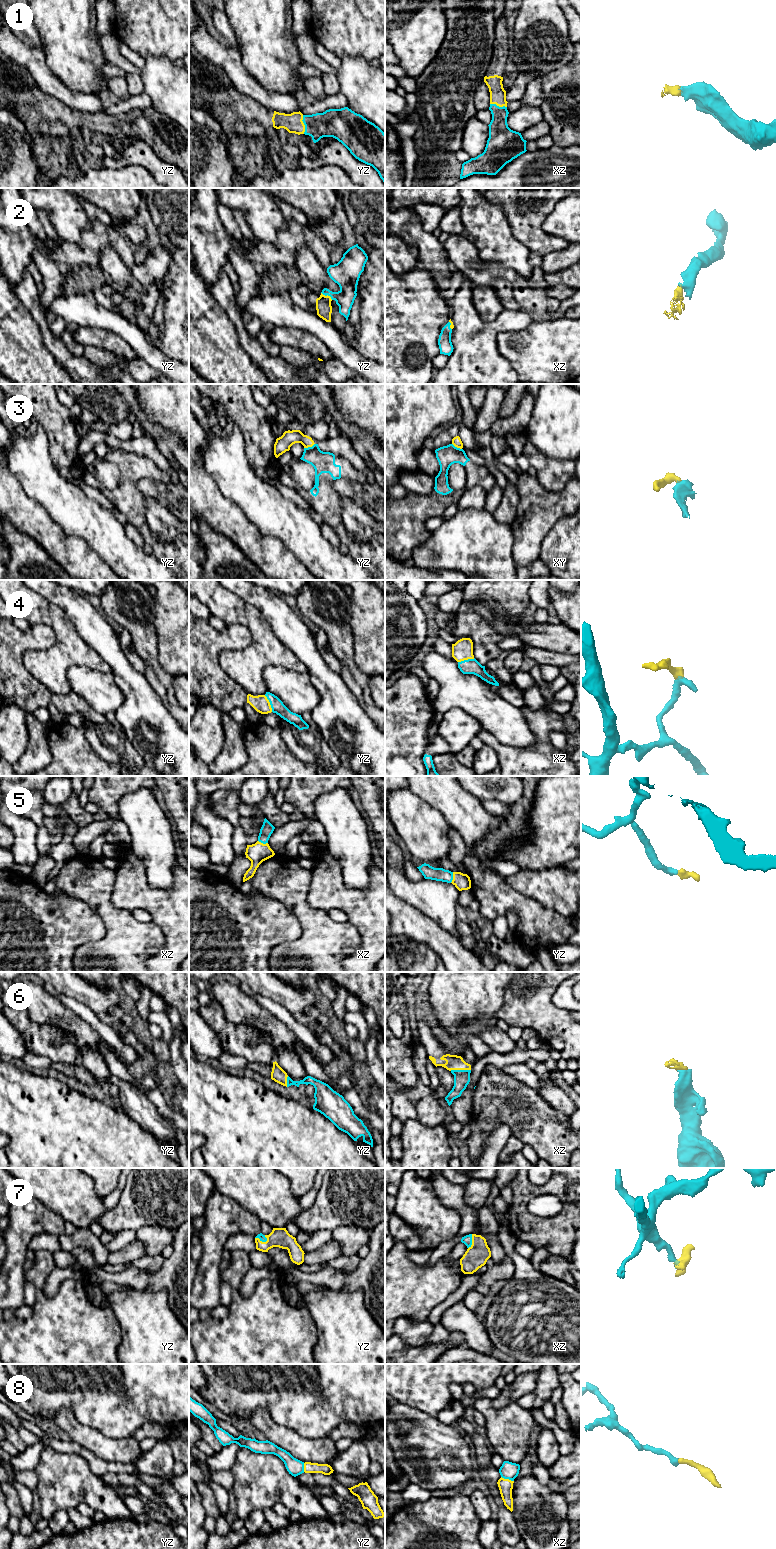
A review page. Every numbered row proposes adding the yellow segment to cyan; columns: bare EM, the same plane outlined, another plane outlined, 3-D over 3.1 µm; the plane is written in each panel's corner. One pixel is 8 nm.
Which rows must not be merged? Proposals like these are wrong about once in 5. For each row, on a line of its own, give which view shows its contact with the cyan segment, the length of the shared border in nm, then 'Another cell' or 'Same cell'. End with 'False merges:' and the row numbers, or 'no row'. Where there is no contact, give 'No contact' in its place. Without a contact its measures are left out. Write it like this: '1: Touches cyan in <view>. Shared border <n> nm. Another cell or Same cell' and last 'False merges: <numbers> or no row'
1: Touches cyan in yz. Shared border 150 nm. Same cell
2: Touches cyan in yz. Shared border 110 nm. Same cell
3: Touches cyan in yz. Shared border 100 nm. Another cell
4: Touches cyan in yz. Shared border 150 nm. Same cell
5: Touches cyan in yz. Shared border 90 nm. Same cell
6: Touches cyan in xz. Shared border 170 nm. Same cell
7: Touches cyan in yz. Shared border 110 nm. Same cell
8: Touches cyan in xz. Shared border 110 nm. Same cell
False merges: 3

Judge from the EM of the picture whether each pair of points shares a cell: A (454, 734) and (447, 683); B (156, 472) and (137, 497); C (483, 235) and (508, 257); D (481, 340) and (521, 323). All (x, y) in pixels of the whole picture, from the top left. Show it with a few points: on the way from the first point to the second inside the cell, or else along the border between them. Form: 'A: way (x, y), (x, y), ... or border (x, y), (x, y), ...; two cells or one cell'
A: border (442, 713), (452, 707), (460, 707), (473, 717); two cells
B: way (146, 472), (140, 472), (132, 480), (132, 487); one cell
C: way (489, 238), (502, 251); one cell
D: way (491, 330), (501, 323), (511, 323); one cell

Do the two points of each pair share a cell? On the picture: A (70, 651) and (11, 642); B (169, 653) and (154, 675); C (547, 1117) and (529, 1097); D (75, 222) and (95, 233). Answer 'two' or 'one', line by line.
A: two
B: two
C: one
D: two

